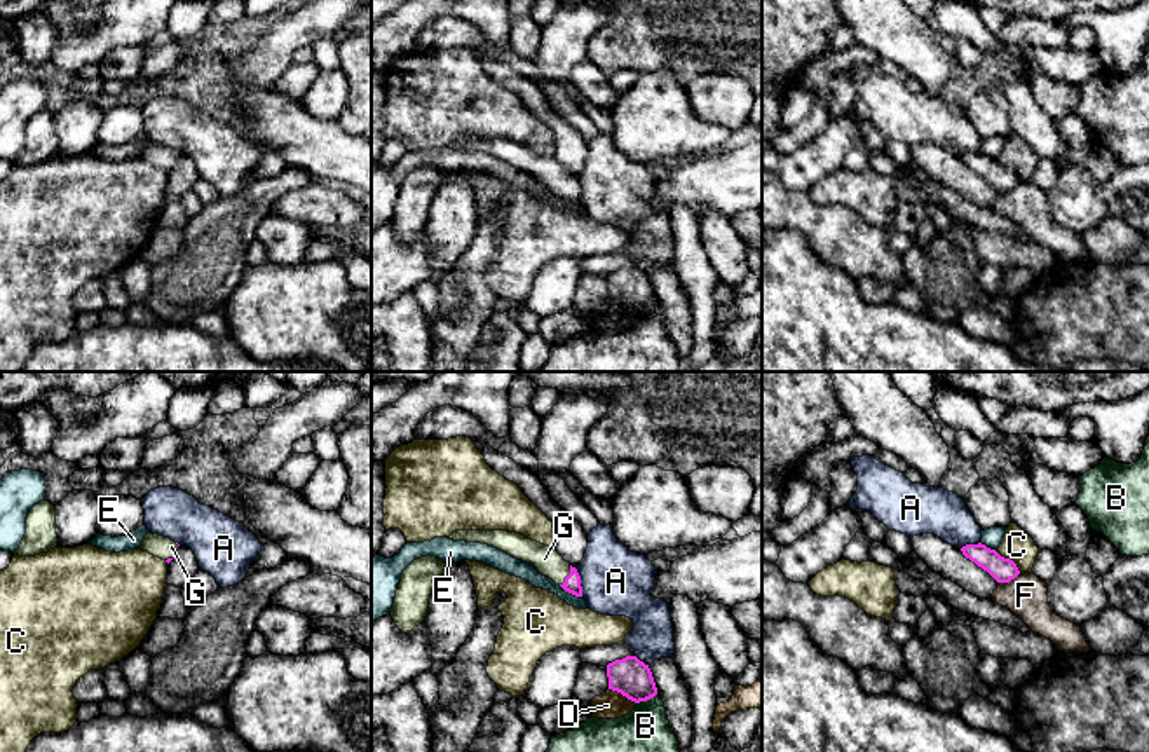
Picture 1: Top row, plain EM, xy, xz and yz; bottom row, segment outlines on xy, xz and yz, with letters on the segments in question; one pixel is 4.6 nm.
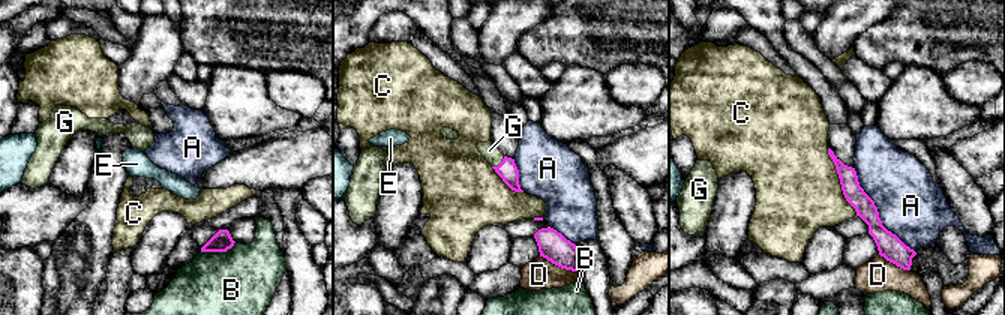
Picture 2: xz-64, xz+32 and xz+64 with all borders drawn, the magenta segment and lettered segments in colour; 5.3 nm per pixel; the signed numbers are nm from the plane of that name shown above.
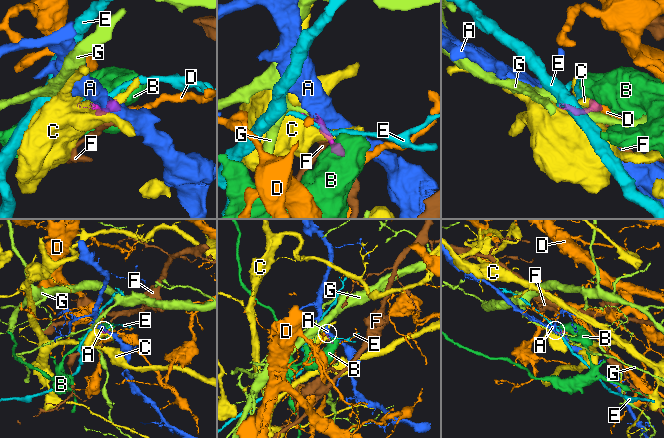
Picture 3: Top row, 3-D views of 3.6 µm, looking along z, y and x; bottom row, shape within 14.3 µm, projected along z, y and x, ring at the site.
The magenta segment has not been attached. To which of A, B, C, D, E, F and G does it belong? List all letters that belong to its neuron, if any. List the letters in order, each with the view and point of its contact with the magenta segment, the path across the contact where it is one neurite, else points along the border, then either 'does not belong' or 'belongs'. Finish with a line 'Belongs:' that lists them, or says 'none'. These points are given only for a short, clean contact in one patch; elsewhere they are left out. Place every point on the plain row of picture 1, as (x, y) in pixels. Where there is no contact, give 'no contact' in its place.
A: meets magenta in xz at (579, 191); does not belong
B: meets magenta in xz at (645, 309); border along xz (656, 302), (637, 313); does not belong
C: meets magenta in yz at (1008, 168); does not belong
D: meets magenta in xz at (623, 304); border along xz (609, 297), (635, 313); does not belong
E: meets magenta in xz at (571, 201); does not belong
F: meets magenta in yz at (1010, 189); border along yz (1020, 182), (999, 192); does not belong
G: meets magenta in xz at (567, 185); runs through xz (572, 191), (567, 185), (544, 168); belongs
Belongs: G

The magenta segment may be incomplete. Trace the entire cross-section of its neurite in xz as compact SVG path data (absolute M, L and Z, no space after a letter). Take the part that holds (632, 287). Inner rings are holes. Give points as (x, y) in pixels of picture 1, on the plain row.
M626 265L607 274L608 298L640 312L654 307L657 297L649 274L636 265Z

